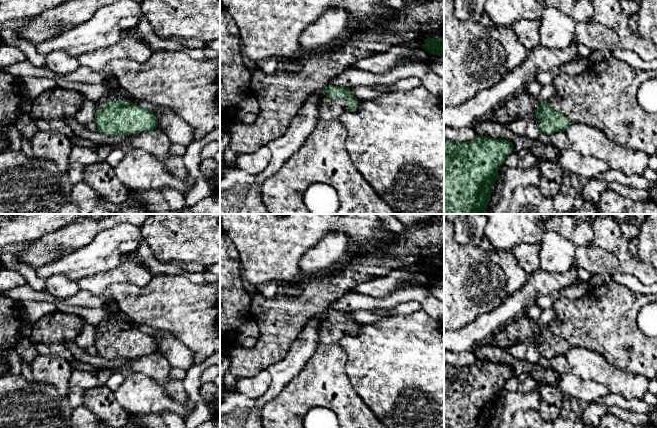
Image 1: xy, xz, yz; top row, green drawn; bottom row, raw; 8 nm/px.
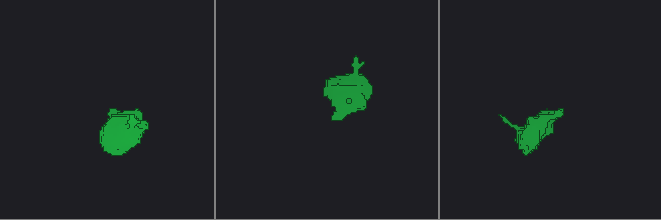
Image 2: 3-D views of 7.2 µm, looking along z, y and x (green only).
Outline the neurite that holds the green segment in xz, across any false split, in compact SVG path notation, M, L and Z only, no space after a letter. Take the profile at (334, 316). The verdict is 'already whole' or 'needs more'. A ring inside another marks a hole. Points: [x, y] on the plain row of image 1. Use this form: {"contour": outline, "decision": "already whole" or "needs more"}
{"contour": "M329 308L318 328L317 347L304 368L282 389L279 395L262 408L264 428L305 428L304 417L315 407L333 411L339 420L339 428L387 428L354 391L347 372L347 355L340 345L345 336L354 336L358 324L347 311Z", "decision": "needs more"}

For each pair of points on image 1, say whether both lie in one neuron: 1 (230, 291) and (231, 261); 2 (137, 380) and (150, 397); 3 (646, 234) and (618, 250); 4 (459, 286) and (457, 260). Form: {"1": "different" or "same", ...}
{"1": "same", "2": "same", "3": "different", "4": "same"}

